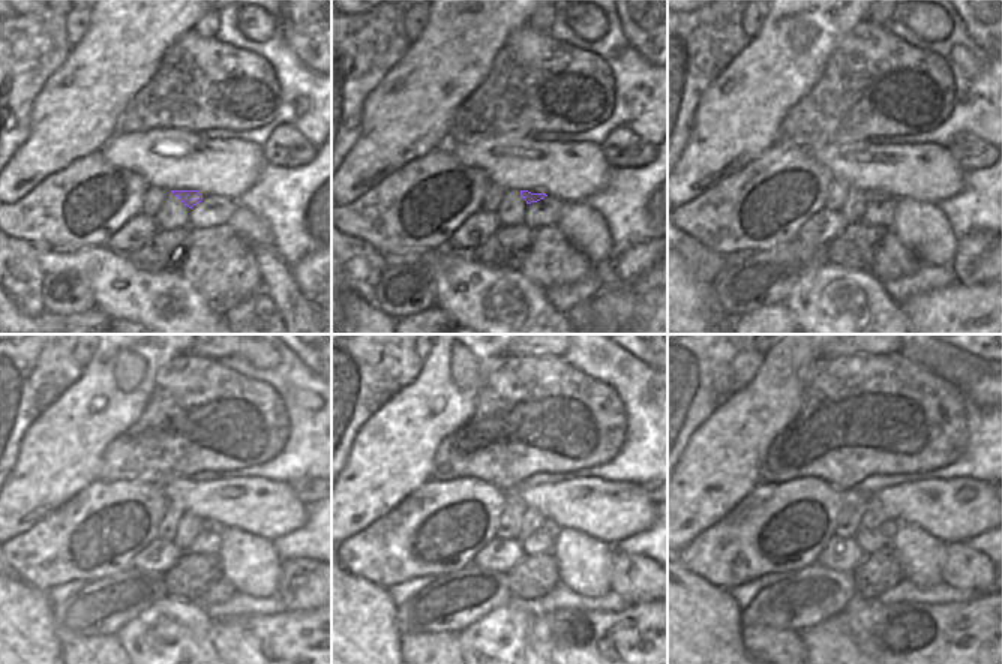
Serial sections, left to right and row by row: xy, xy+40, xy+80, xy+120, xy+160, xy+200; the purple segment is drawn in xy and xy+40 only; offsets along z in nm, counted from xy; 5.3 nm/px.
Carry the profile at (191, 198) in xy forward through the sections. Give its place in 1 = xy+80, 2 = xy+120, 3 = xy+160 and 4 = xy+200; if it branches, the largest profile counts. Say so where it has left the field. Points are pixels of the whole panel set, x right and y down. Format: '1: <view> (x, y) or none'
1: xy+80 (873, 197)
2: xy+120 (210, 526)
3: xy+160 (549, 528)
4: xy+200 (888, 528)

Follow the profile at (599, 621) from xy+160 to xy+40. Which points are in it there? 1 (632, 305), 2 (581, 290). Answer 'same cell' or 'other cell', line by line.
1: same cell
2: other cell

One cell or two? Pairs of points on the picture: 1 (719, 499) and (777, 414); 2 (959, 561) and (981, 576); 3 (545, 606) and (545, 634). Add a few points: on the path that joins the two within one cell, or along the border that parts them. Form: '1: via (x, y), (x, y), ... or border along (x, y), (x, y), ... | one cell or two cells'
1: via (723, 478), (723, 468), (756, 435) | one cell
2: via (965, 567), (975, 573) | one cell
3: border along (579, 609), (552, 609), (534, 615) | two cells

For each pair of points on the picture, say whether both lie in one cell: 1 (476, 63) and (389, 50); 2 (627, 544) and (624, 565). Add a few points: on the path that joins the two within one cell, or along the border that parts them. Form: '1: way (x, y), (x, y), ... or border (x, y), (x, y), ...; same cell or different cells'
1: border (410, 44), (401, 60), (381, 80); different cells
2: border (614, 549), (630, 555), (647, 555), (651, 559); different cells

